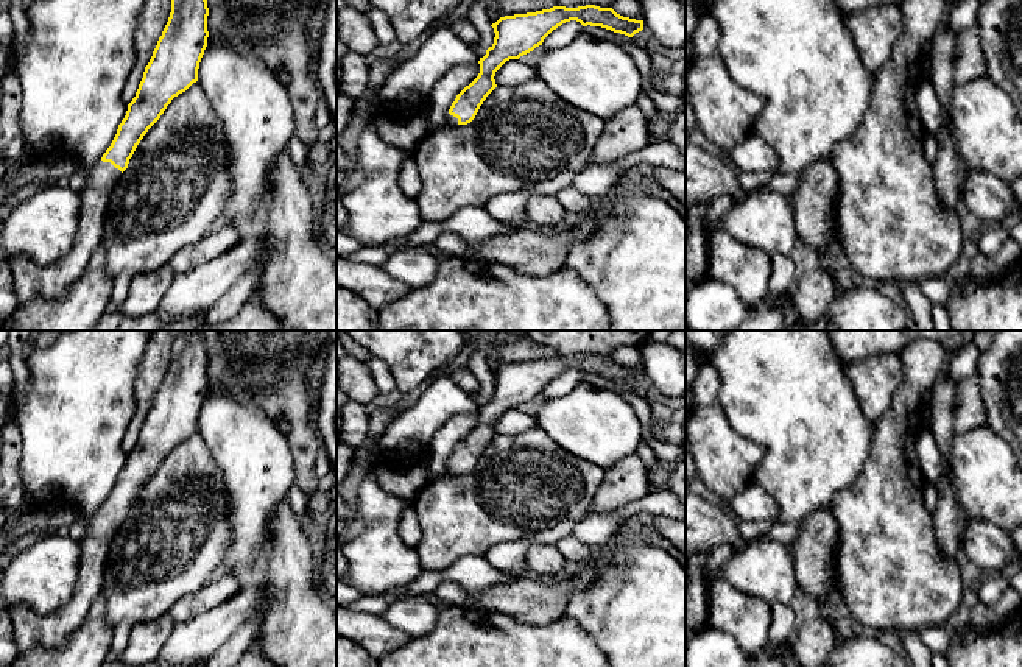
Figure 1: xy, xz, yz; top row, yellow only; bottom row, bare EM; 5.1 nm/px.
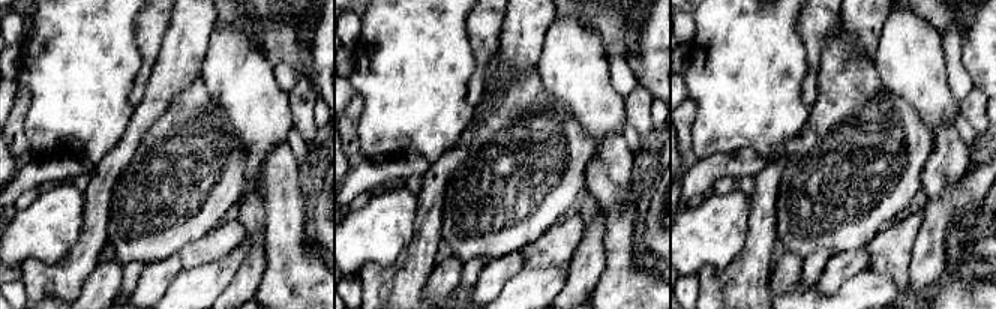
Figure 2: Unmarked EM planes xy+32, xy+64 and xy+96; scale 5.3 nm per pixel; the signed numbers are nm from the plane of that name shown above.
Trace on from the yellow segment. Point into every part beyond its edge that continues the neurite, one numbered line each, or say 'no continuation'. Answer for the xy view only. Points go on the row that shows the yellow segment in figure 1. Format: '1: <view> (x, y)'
1: xy (52, 281)

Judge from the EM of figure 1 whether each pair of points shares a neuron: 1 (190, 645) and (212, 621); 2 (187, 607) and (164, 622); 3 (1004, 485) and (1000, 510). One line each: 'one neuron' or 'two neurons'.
1: one neuron
2: two neurons
3: one neuron

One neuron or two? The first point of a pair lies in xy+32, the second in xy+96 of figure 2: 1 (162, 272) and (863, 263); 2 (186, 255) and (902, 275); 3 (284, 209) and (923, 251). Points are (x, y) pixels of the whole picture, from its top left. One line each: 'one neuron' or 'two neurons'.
1: one neuron
2: one neuron
3: two neurons

